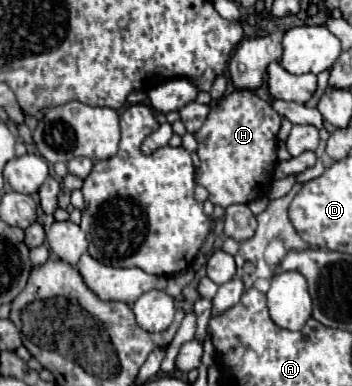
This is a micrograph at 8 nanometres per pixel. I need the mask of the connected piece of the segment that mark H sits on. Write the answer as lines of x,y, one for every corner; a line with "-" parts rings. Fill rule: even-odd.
234,89
212,105
208,119
196,131
198,157
200,165
196,171
196,183
206,187
210,201
220,207
234,203
250,203
258,197
264,197
270,183
274,167
278,165
276,157
276,135
280,129
280,117
270,107
268,101
262,101
250,91

